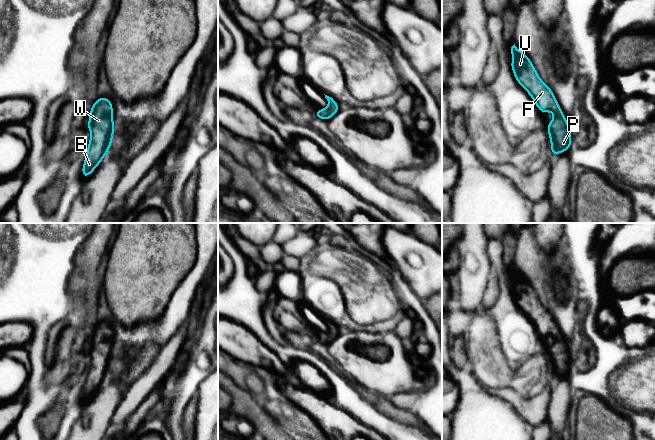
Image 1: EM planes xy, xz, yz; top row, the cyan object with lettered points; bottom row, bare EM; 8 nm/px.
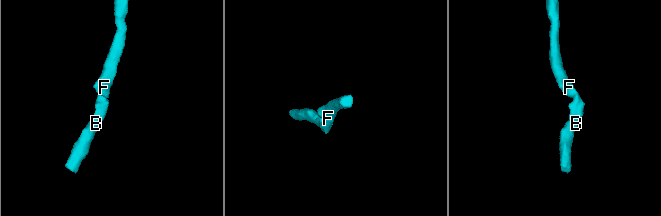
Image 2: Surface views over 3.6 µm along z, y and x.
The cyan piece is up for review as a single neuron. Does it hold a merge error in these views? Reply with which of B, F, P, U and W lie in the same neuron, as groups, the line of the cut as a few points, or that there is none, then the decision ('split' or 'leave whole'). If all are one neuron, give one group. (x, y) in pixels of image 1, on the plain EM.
groups B F P U W; cut none; leave whole

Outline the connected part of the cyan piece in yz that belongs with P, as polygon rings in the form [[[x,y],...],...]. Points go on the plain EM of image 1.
[[[515,268],[511,271],[511,278],[511,292],[517,306],[530,318],[542,337],[554,337],[554,343],[547,348],[552,381],[568,374],[572,370],[571,354],[554,318],[540,303],[531,284]]]

